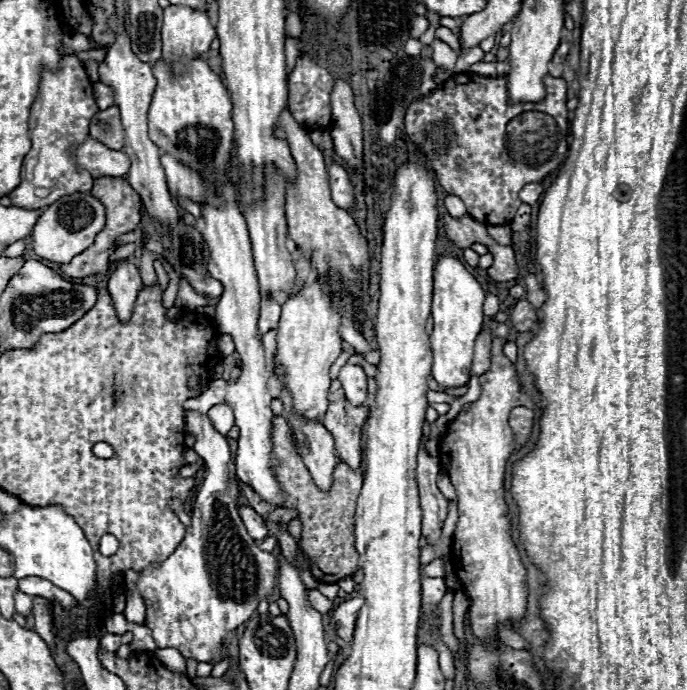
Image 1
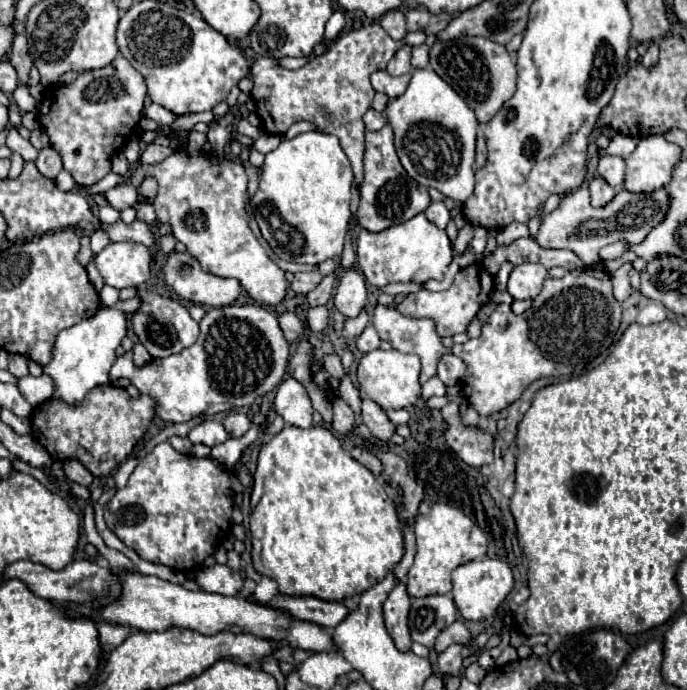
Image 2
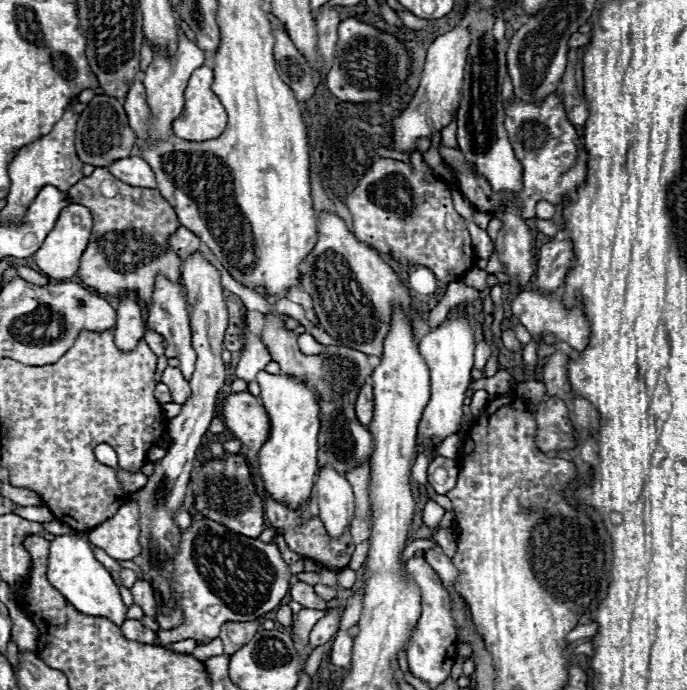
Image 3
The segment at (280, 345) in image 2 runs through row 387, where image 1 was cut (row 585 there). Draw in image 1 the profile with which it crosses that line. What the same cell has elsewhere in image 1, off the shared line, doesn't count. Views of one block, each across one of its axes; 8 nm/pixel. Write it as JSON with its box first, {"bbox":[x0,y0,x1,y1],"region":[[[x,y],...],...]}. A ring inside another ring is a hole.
{"bbox":[136,410,278,662],"region":[[[188,410],[184,412],[184,420],[186,434],[192,434],[196,438],[194,450],[206,462],[206,478],[196,494],[194,508],[190,512],[190,526],[186,528],[184,540],[164,562],[146,566],[136,580],[136,588],[142,598],[150,600],[150,604],[146,604],[148,610],[144,626],[152,630],[158,648],[170,646],[178,648],[186,658],[196,658],[198,662],[218,662],[224,650],[224,636],[246,622],[256,612],[258,602],[274,592],[278,584],[278,558],[274,552],[264,552],[258,548],[258,542],[250,538],[238,516],[238,480],[234,474],[234,462],[230,458],[226,436],[222,436],[212,426],[206,414]]]}

